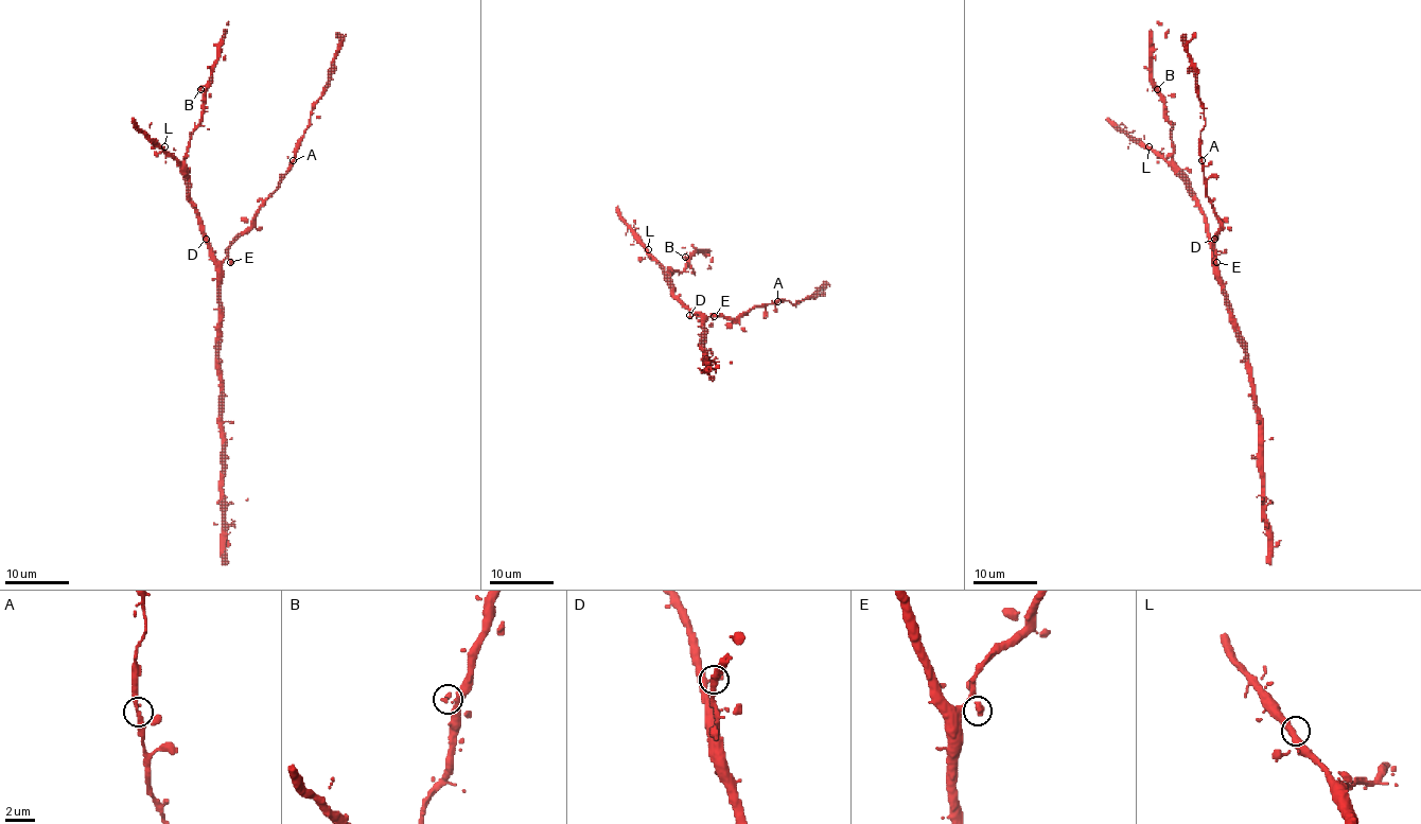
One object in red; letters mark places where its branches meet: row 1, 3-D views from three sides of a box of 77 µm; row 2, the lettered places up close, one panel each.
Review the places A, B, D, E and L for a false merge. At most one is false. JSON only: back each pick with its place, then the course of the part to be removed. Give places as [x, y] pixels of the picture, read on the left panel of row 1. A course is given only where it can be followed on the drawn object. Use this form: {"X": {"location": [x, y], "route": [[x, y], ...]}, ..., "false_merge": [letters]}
{"false_merge": []}

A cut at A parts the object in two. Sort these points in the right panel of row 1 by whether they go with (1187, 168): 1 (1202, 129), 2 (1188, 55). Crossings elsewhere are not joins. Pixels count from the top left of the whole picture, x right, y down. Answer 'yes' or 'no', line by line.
1: no
2: no

